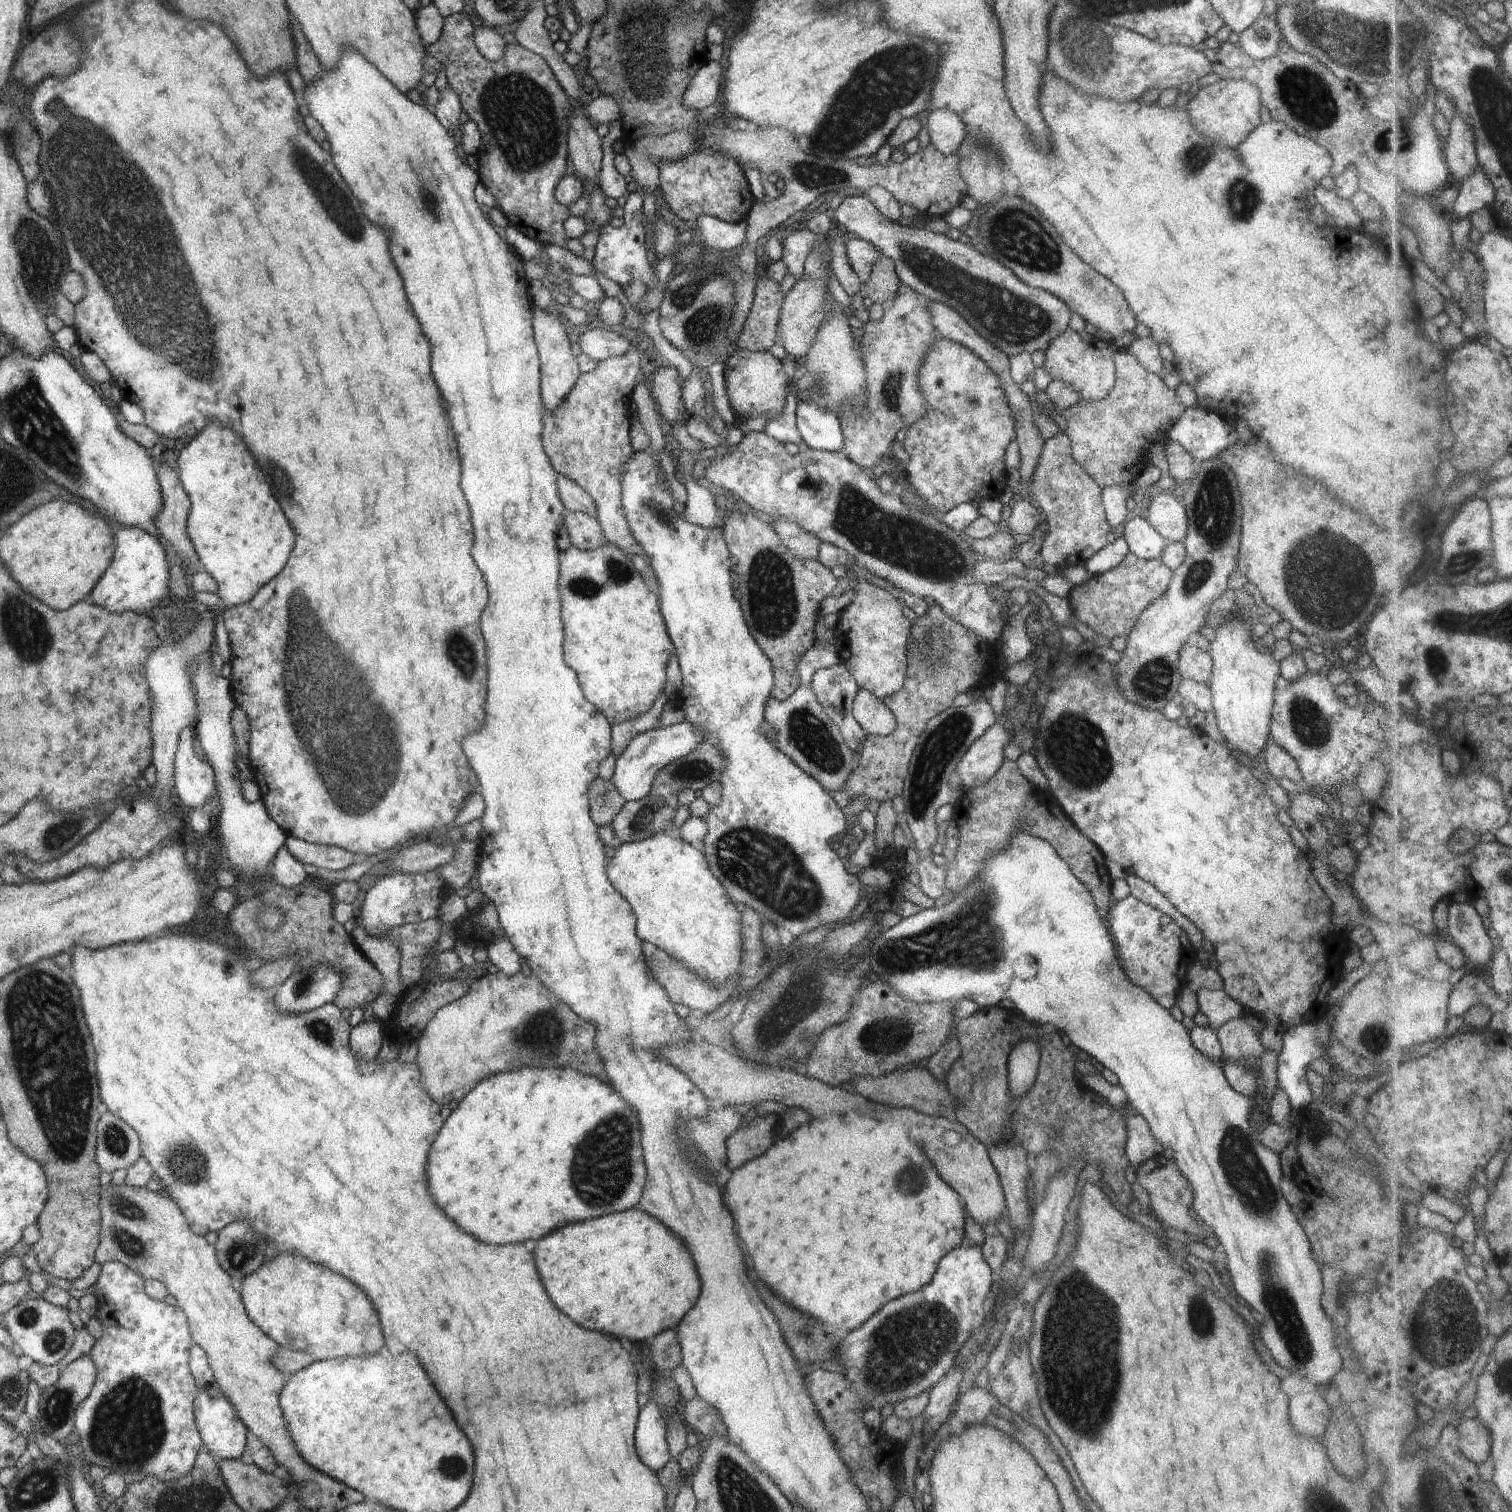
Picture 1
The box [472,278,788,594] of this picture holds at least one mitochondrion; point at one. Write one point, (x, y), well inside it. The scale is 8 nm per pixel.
(662, 514)

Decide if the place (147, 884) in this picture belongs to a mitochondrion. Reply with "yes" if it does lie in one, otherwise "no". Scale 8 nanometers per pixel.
no

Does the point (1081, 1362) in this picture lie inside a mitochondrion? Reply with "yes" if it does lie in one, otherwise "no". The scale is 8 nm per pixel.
yes

